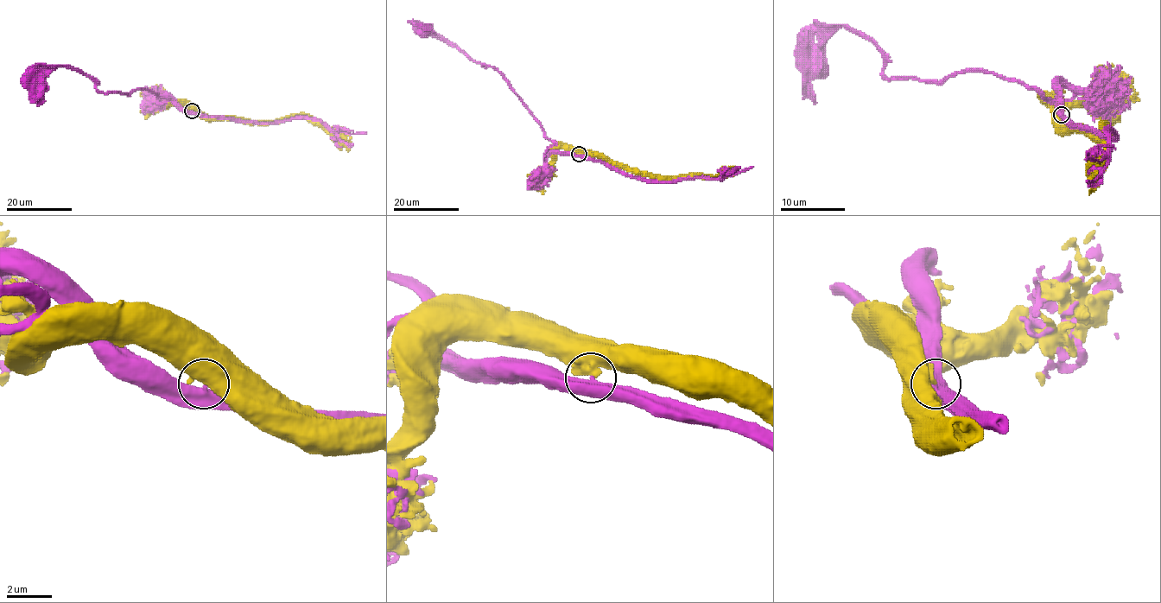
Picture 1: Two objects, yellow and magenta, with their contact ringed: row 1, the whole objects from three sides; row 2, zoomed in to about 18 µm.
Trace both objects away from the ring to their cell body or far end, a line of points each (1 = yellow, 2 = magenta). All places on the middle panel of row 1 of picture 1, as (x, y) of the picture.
1: (578, 155), (603, 155), (659, 176), (721, 175), (735, 168)
2: (578, 155), (554, 153), (545, 160), (544, 153), (554, 142), (511, 85), (496, 69), (469, 59), (423, 27)

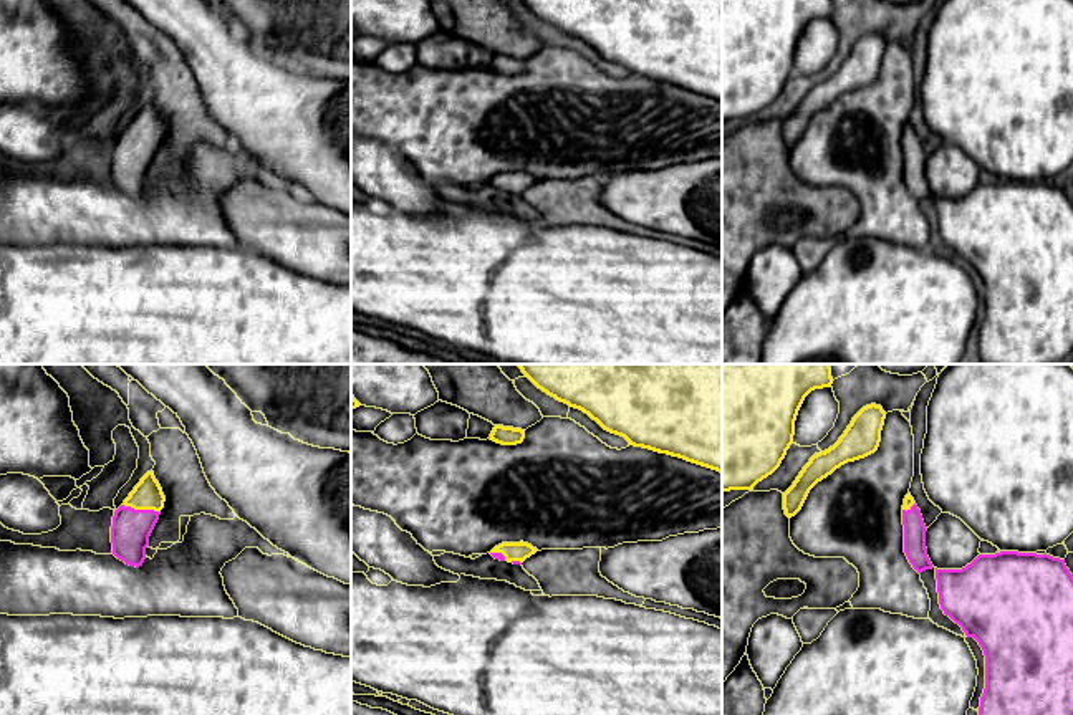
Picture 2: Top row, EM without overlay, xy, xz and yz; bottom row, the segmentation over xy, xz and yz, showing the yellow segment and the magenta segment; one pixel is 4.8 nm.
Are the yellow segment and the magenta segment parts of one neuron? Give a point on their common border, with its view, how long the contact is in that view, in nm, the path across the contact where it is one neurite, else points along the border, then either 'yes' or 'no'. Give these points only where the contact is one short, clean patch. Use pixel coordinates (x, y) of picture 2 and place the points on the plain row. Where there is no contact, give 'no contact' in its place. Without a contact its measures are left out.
xy (141, 138) | 190 nm | along xy (123, 133), (133, 138), (159, 141) | no

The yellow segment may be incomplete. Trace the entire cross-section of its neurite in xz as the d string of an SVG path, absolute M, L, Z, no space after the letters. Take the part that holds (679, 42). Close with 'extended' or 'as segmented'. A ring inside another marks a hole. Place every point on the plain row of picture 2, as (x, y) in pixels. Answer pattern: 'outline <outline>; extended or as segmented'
outline M522 0L538 18L580 38L629 74L722 103L722 0Z; as segmented

